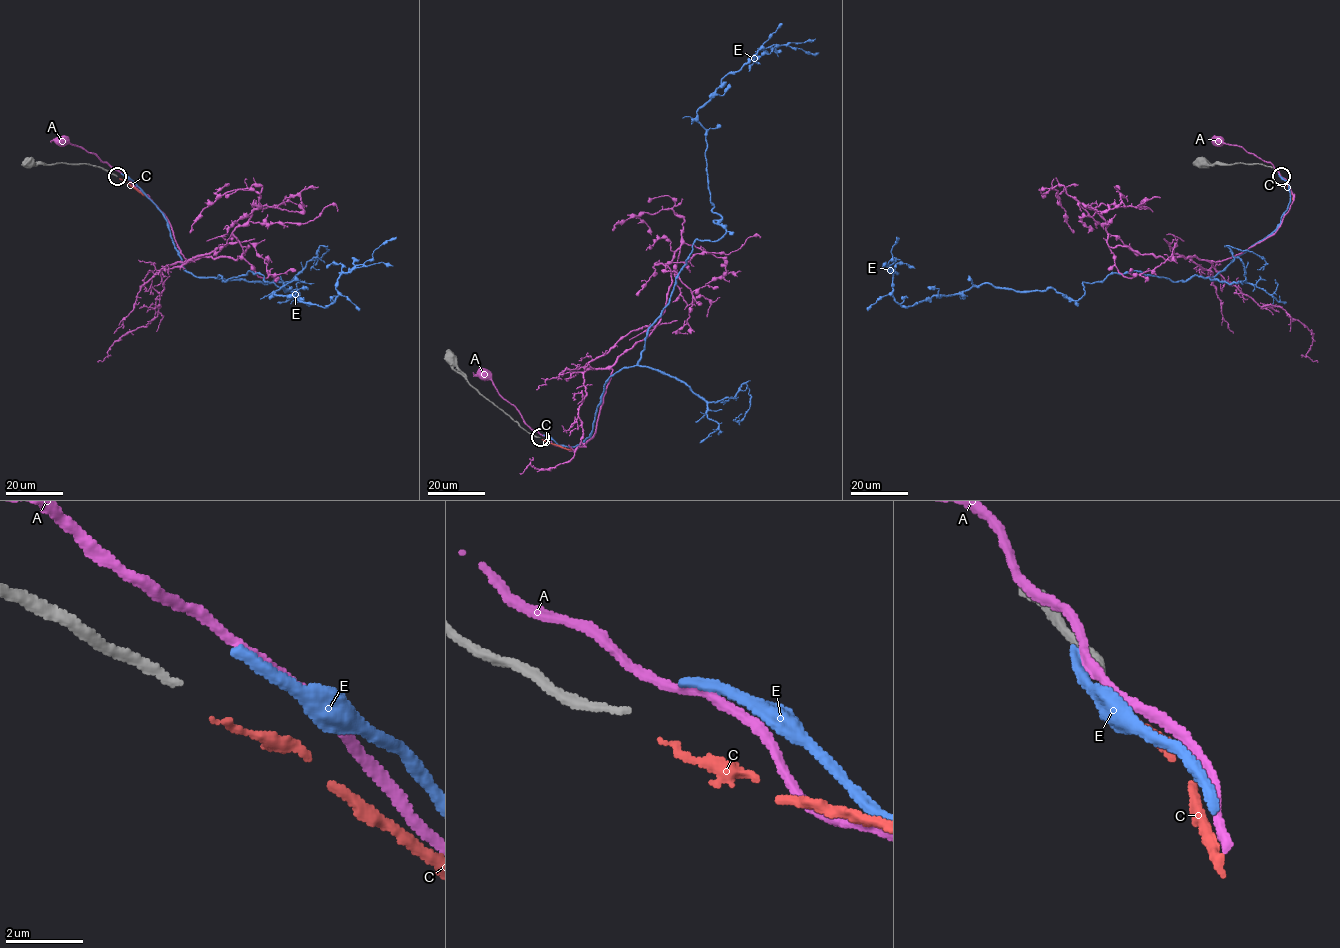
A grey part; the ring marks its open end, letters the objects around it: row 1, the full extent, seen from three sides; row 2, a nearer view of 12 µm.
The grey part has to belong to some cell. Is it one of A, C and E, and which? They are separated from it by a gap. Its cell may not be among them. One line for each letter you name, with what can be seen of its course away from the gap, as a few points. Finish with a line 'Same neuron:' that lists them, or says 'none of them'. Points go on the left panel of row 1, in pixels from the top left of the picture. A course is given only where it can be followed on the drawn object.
Same neuron: none of them

